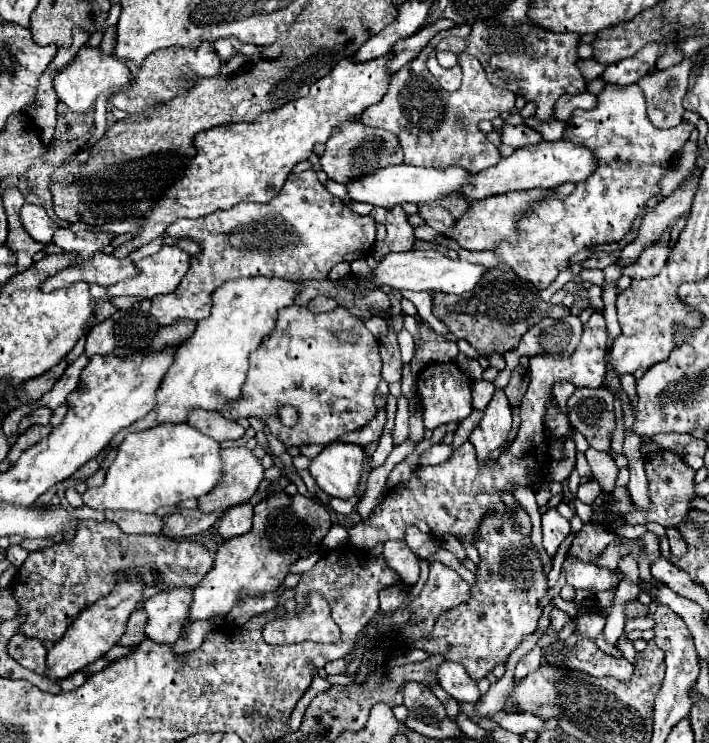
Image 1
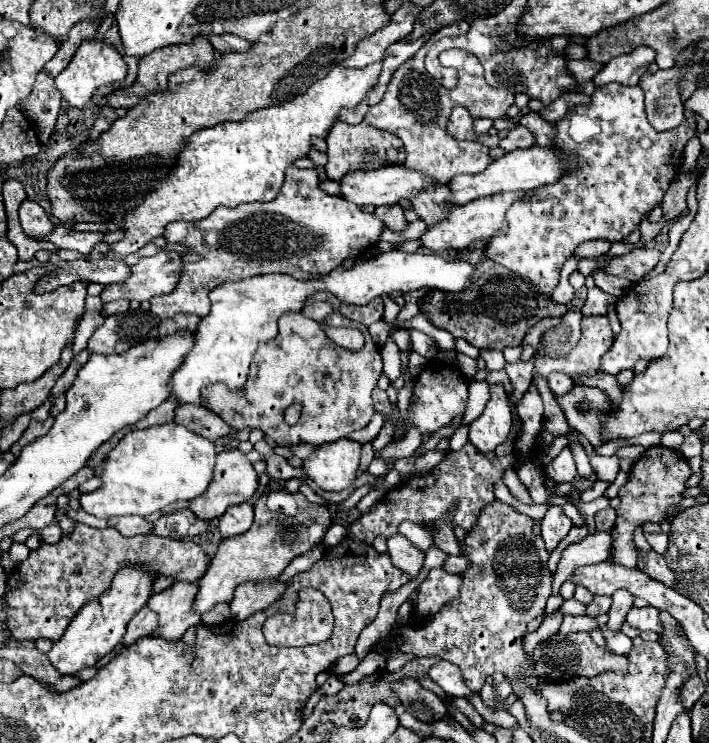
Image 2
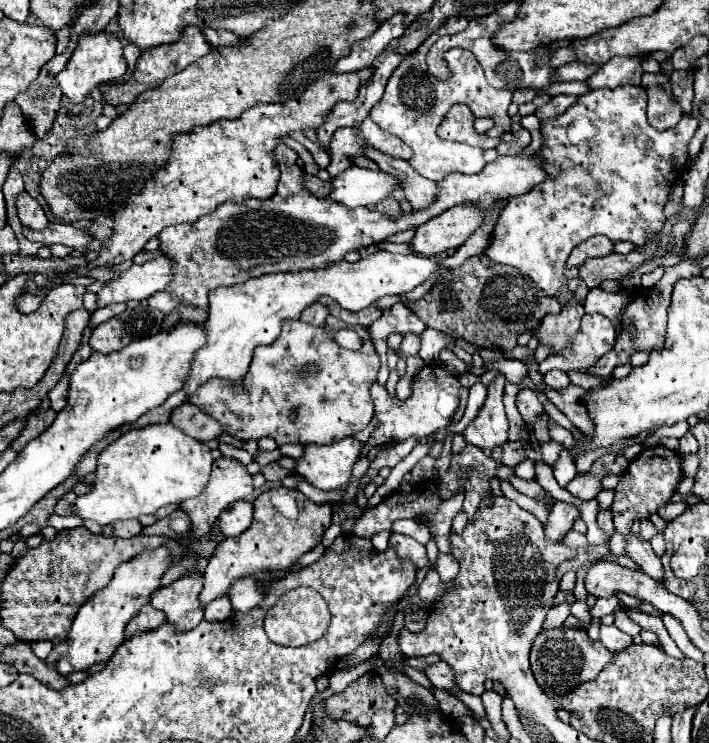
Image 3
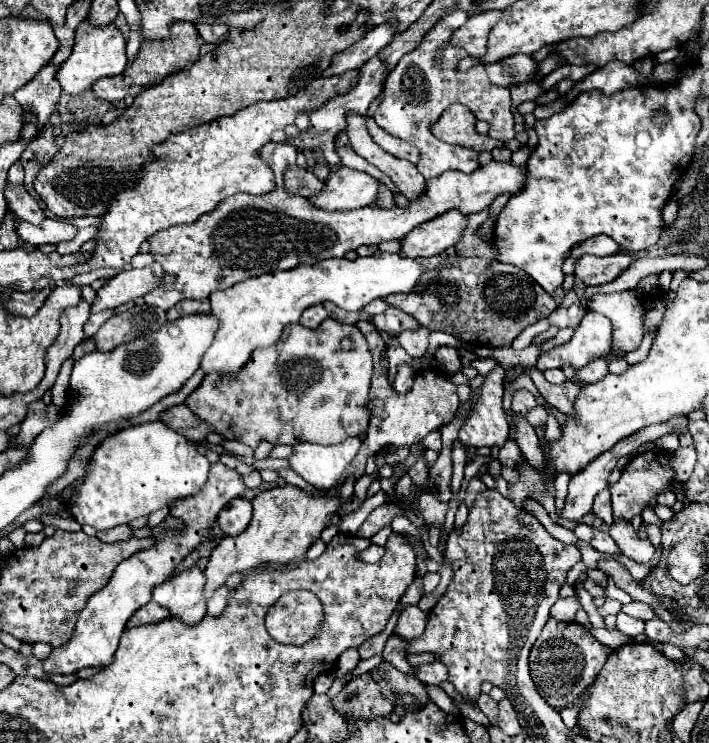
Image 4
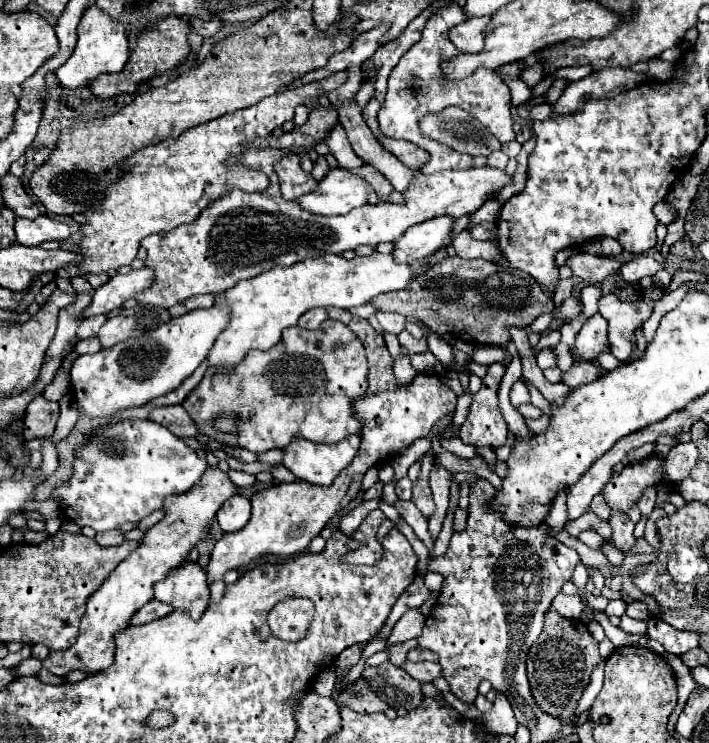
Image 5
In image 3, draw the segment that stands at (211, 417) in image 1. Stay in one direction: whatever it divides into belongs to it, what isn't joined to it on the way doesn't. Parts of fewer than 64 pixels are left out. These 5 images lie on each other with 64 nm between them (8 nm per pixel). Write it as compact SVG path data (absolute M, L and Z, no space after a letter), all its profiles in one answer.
M184 402L178 408L174 408L170 414L170 422L190 438L196 438L200 442L214 440L218 434L222 434L220 422L216 422L214 418L208 418L208 414L204 414L190 402Z

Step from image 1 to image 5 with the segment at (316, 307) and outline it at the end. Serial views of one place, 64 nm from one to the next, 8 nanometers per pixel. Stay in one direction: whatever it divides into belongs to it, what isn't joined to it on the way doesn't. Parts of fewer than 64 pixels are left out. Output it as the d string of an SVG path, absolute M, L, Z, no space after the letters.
M308 310L306 314L300 316L298 326L300 326L300 328L306 328L306 330L316 330L326 318L328 318L326 310Z

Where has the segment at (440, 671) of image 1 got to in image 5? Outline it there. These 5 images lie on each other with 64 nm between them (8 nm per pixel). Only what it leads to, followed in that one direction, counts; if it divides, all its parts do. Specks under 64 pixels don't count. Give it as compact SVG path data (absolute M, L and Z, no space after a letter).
M406 660L402 664L402 668L418 682L432 682L436 678L440 678L440 664L438 662L410 662Z

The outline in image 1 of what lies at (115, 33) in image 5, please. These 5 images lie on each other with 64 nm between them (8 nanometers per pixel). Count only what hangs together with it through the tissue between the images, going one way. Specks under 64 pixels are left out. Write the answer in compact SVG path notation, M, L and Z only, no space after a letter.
M82 46L72 64L68 64L54 78L54 90L58 98L74 112L86 112L94 106L100 92L118 92L130 86L130 70L114 54L104 54L98 46Z

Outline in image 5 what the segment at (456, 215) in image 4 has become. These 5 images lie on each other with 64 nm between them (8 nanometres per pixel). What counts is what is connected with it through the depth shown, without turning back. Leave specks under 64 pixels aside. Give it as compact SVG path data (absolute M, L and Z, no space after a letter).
M432 218L422 222L420 226L408 228L396 242L394 242L394 260L398 264L412 264L424 256L434 254L442 248L442 240L450 234L454 218Z

